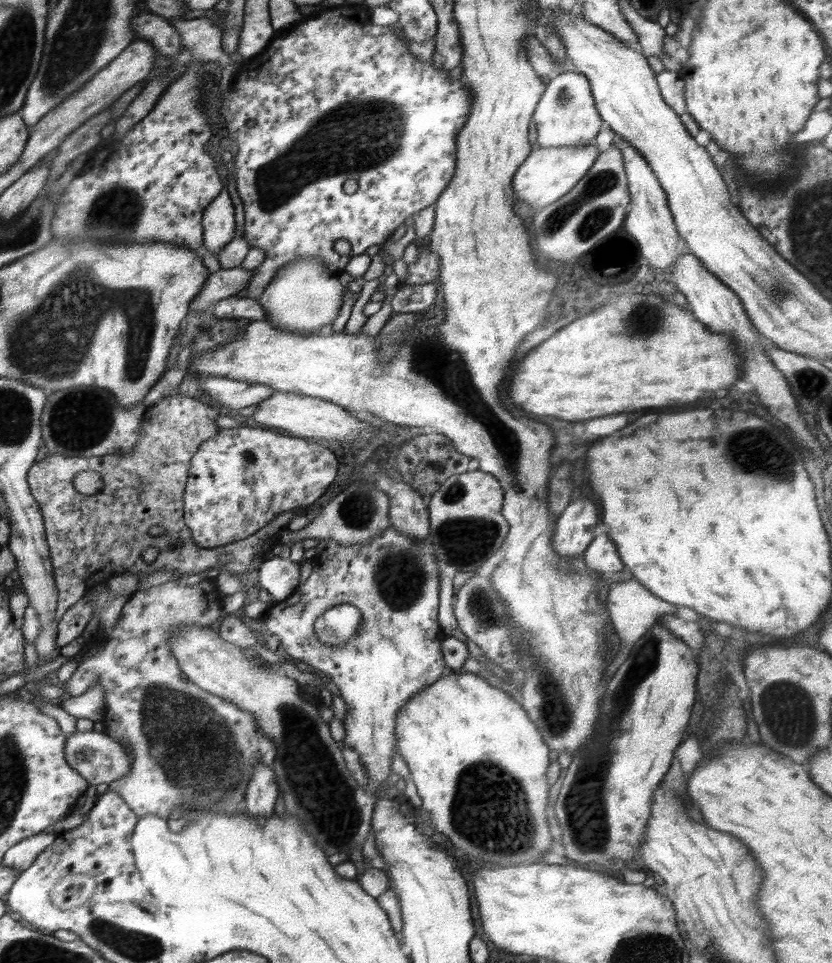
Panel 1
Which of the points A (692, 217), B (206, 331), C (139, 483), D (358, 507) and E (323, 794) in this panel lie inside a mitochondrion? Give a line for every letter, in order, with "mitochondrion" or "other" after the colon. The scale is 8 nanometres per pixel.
A: other
B: mitochondrion
C: mitochondrion
D: mitochondrion
E: mitochondrion

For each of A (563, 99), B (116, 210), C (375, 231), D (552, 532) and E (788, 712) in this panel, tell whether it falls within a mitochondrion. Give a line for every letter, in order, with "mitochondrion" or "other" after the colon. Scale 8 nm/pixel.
A: mitochondrion
B: mitochondrion
C: other
D: other
E: mitochondrion

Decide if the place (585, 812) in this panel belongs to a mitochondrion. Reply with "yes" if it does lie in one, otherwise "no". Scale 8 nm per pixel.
yes

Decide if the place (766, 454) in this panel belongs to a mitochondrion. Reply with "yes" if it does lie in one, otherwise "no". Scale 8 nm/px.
yes

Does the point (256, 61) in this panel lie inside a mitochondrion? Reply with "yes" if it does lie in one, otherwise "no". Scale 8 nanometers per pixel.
no

